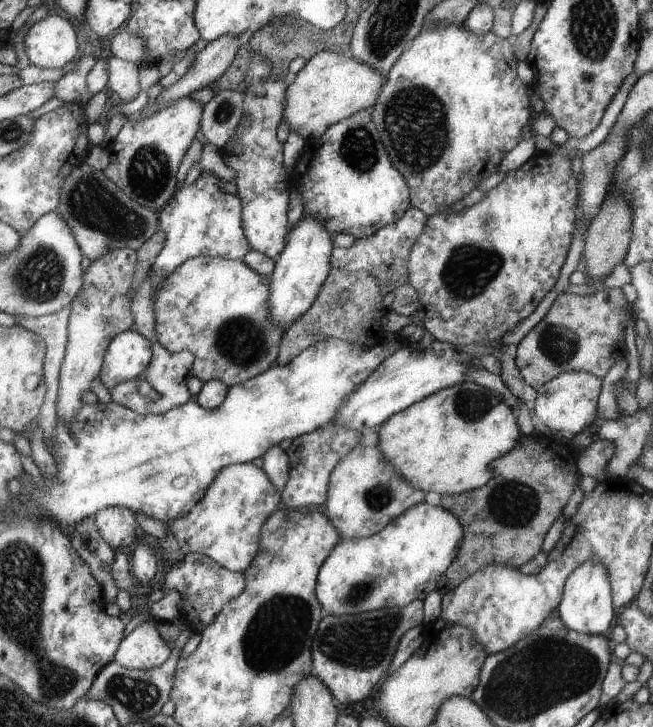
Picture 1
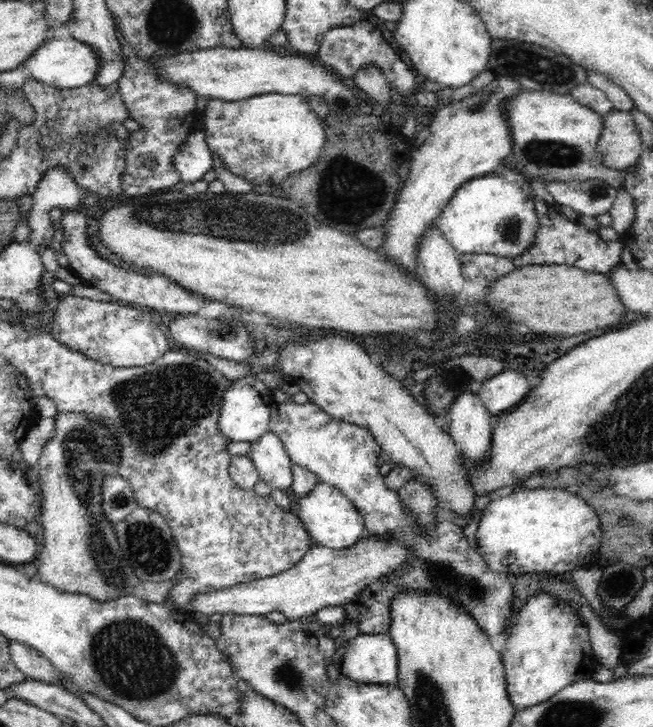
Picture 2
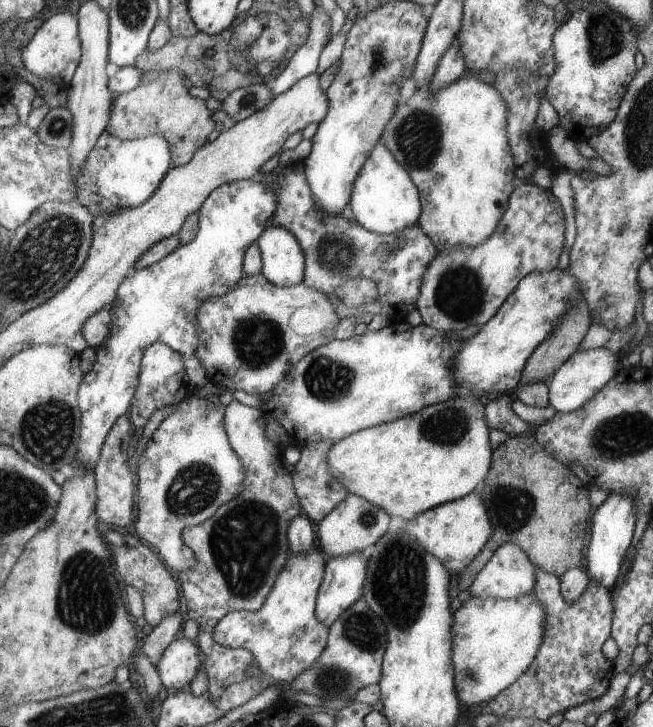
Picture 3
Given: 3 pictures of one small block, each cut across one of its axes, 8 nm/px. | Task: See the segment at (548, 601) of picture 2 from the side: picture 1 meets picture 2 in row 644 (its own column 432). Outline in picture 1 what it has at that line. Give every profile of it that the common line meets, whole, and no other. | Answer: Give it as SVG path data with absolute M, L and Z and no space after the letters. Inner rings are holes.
M428 502L415 505L406 510L401 517L394 518L378 534L369 538L342 538L324 560L317 575L317 600L327 615L362 614L372 610L382 610L390 606L400 608L410 605L414 600L424 601L427 595L436 591L438 582L460 553L465 530L461 522L450 511Z

